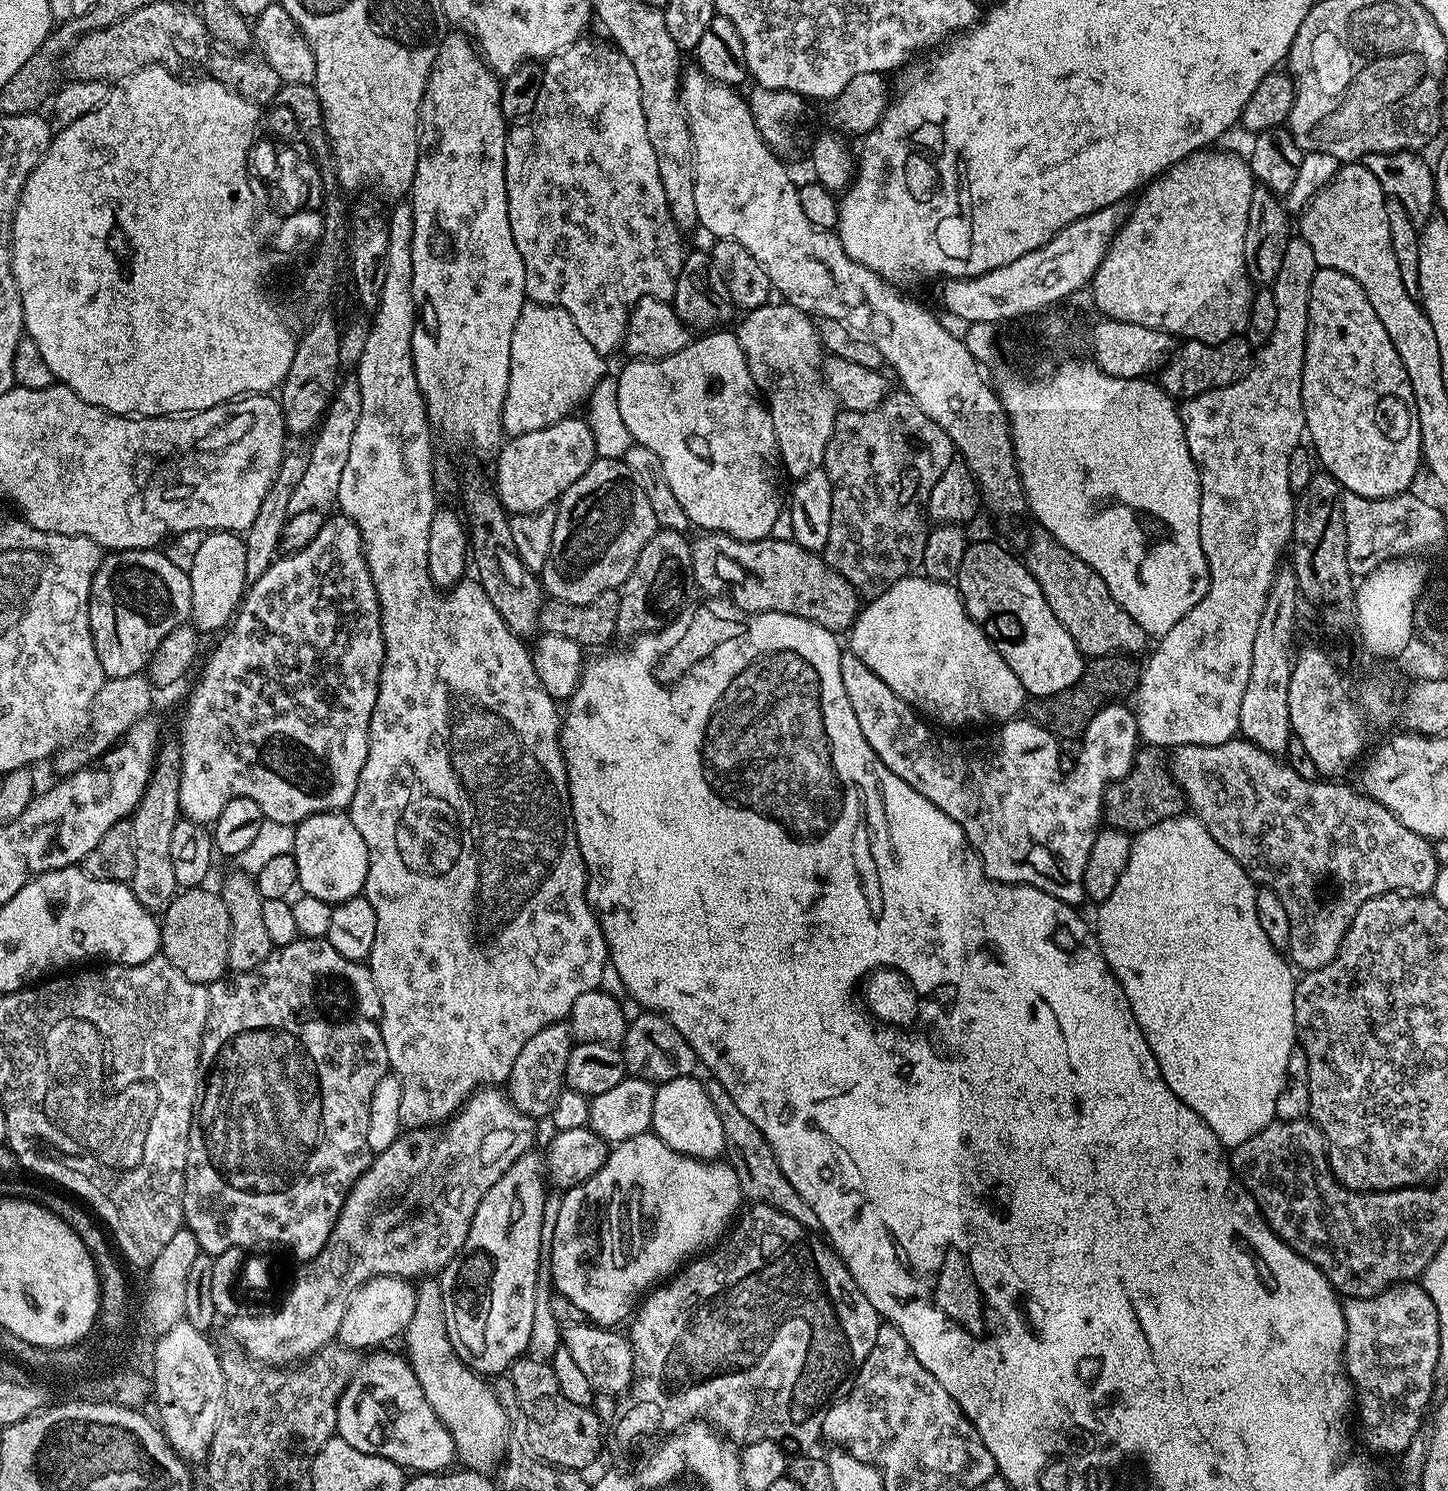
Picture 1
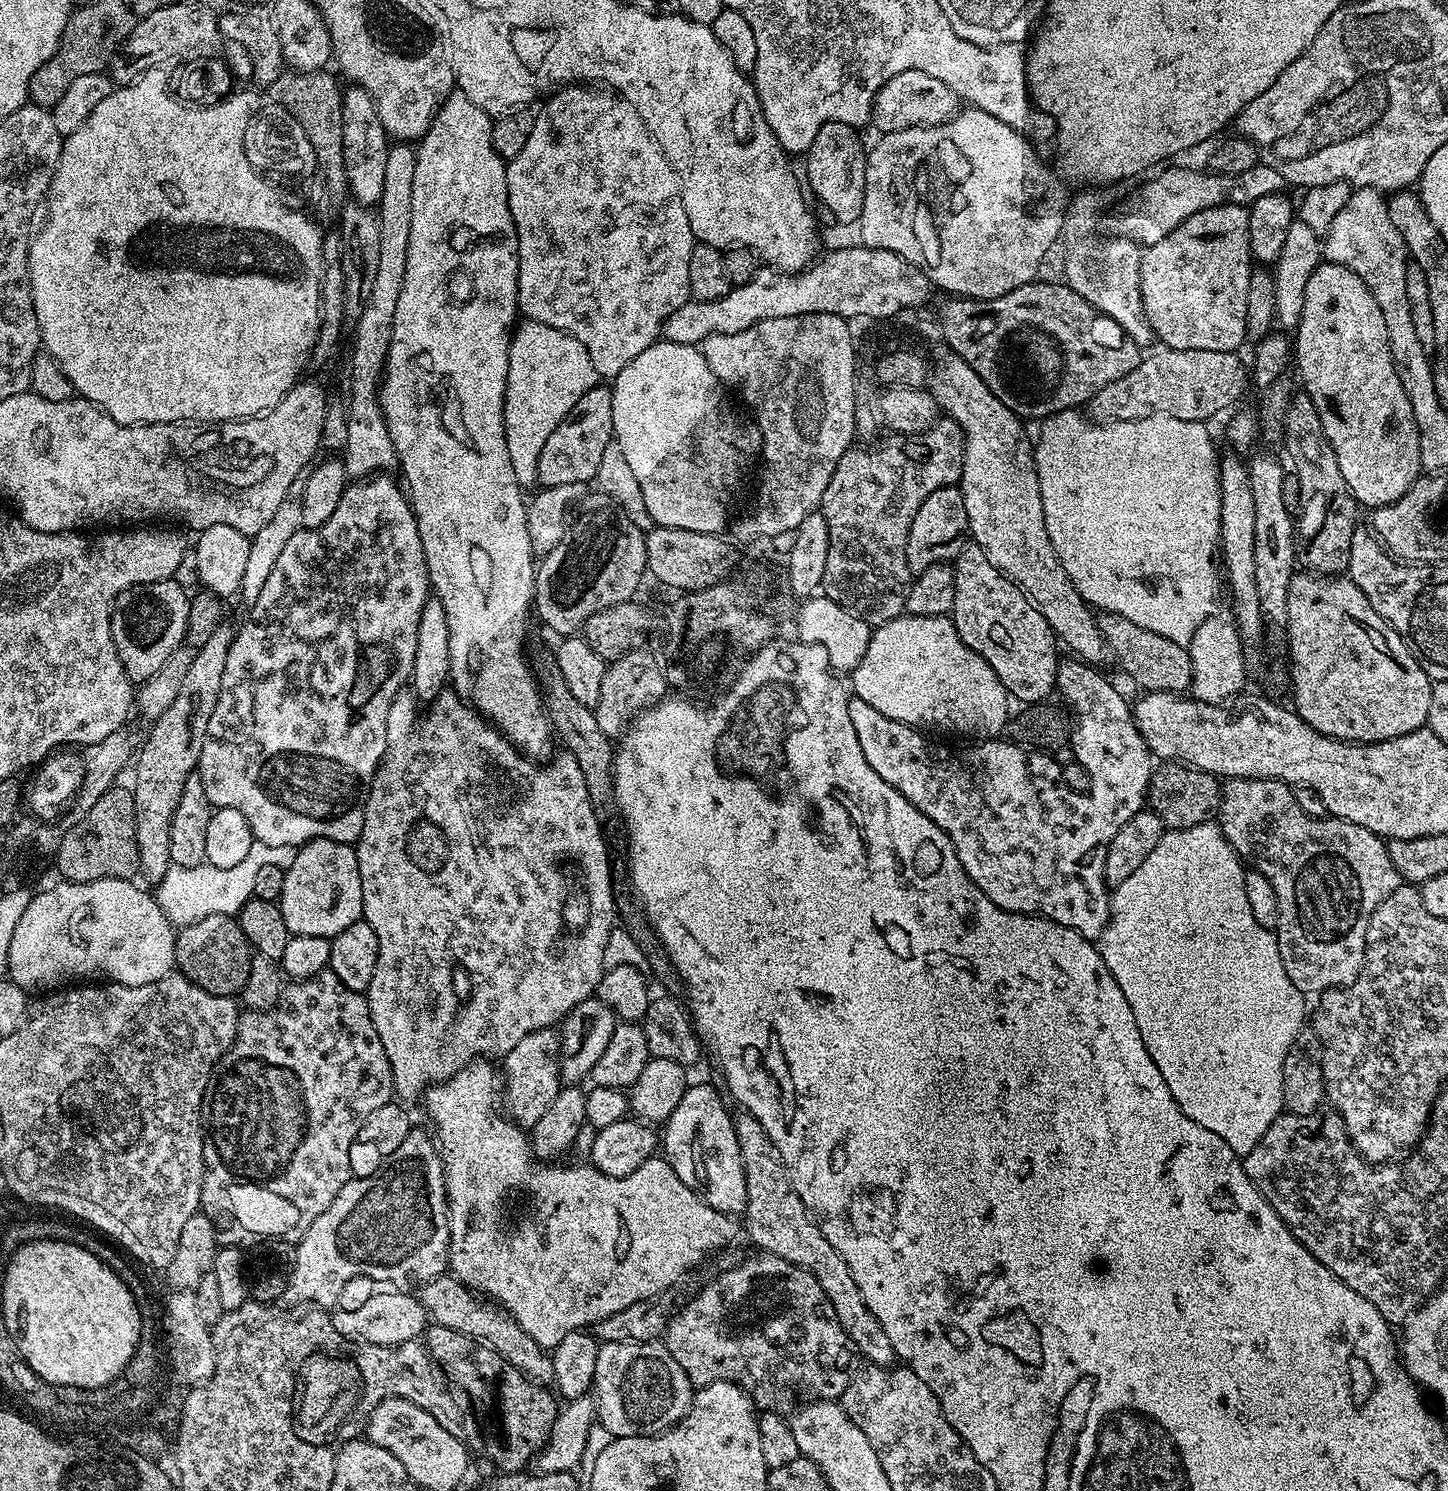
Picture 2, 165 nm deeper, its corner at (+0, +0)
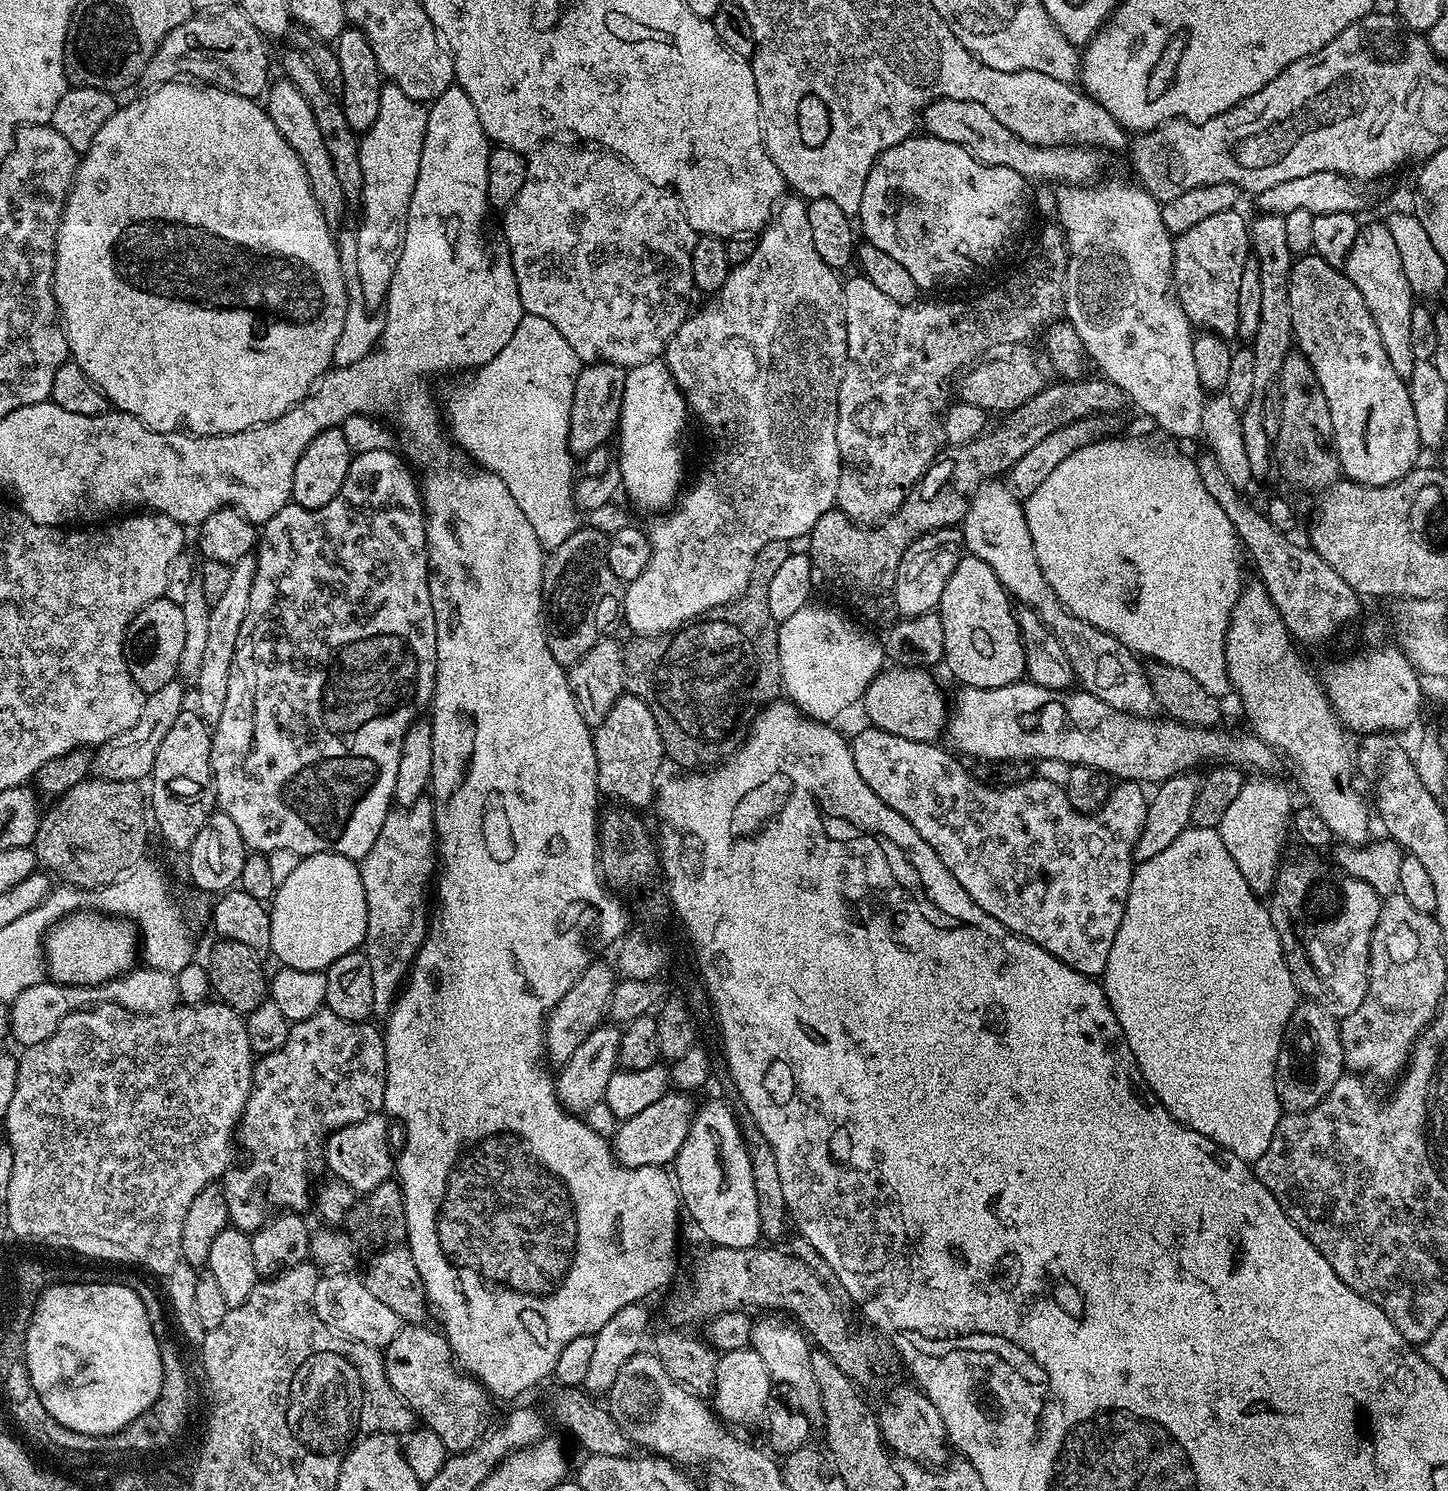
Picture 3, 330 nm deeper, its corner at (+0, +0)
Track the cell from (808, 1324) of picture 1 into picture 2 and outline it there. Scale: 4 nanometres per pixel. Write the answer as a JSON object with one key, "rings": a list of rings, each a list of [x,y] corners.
{"rings":[[[757,1251],[755,1255],[750,1257],[749,1260],[742,1261],[741,1264],[734,1265],[733,1268],[726,1269],[713,1284],[706,1285],[697,1294],[696,1300],[690,1301],[681,1312],[679,1309],[669,1319],[666,1343],[670,1354],[674,1354],[674,1362],[678,1362],[678,1366],[682,1366],[682,1370],[686,1370],[693,1386],[703,1386],[719,1380],[734,1382],[741,1390],[748,1393],[748,1397],[760,1410],[783,1409],[783,1404],[790,1403],[795,1396],[804,1396],[800,1398],[807,1398],[809,1401],[839,1401],[840,1396],[846,1390],[846,1386],[850,1386],[852,1377],[858,1371],[858,1363],[856,1364],[858,1353],[855,1346],[852,1345],[851,1338],[846,1334],[846,1330],[842,1330],[842,1326],[834,1314],[834,1306],[830,1302],[830,1298],[826,1298],[822,1286],[818,1286],[818,1282],[814,1278],[814,1274],[810,1274],[769,1252]]]}

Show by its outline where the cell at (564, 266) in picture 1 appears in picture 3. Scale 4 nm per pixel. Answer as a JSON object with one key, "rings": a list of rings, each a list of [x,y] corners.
{"rings":[[[541,146],[531,153],[526,170],[526,182],[522,182],[522,191],[519,192],[518,198],[514,198],[510,207],[503,209],[502,235],[512,255],[518,294],[525,313],[529,316],[546,318],[546,322],[550,322],[550,326],[554,326],[554,330],[558,330],[558,334],[562,334],[562,338],[566,338],[566,342],[574,346],[574,354],[578,354],[581,365],[617,364],[619,368],[627,370],[663,357],[670,338],[674,338],[682,322],[688,319],[690,315],[688,299],[694,296],[690,262],[698,234],[690,226],[679,199],[671,191],[663,192],[658,185],[648,181],[651,179],[645,173],[634,170],[619,156],[607,150],[597,150],[592,146],[580,147],[584,148],[548,149],[548,146]]]}

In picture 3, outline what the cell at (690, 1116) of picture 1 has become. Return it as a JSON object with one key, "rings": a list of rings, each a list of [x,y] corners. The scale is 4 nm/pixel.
{"rings":[[[708,1100],[703,1105],[702,1103],[697,1107],[695,1116],[692,1117],[692,1125],[686,1134],[686,1142],[682,1142],[682,1150],[678,1150],[674,1161],[674,1183],[679,1191],[680,1199],[682,1201],[682,1208],[685,1213],[692,1215],[694,1223],[700,1227],[700,1232],[709,1241],[709,1245],[718,1248],[755,1248],[761,1243],[762,1237],[760,1234],[760,1219],[758,1218],[758,1197],[754,1194],[754,1174],[750,1172],[750,1154],[748,1147],[744,1144],[744,1135],[740,1133],[740,1126],[738,1123],[737,1113],[731,1112],[726,1105],[720,1100]]]}

